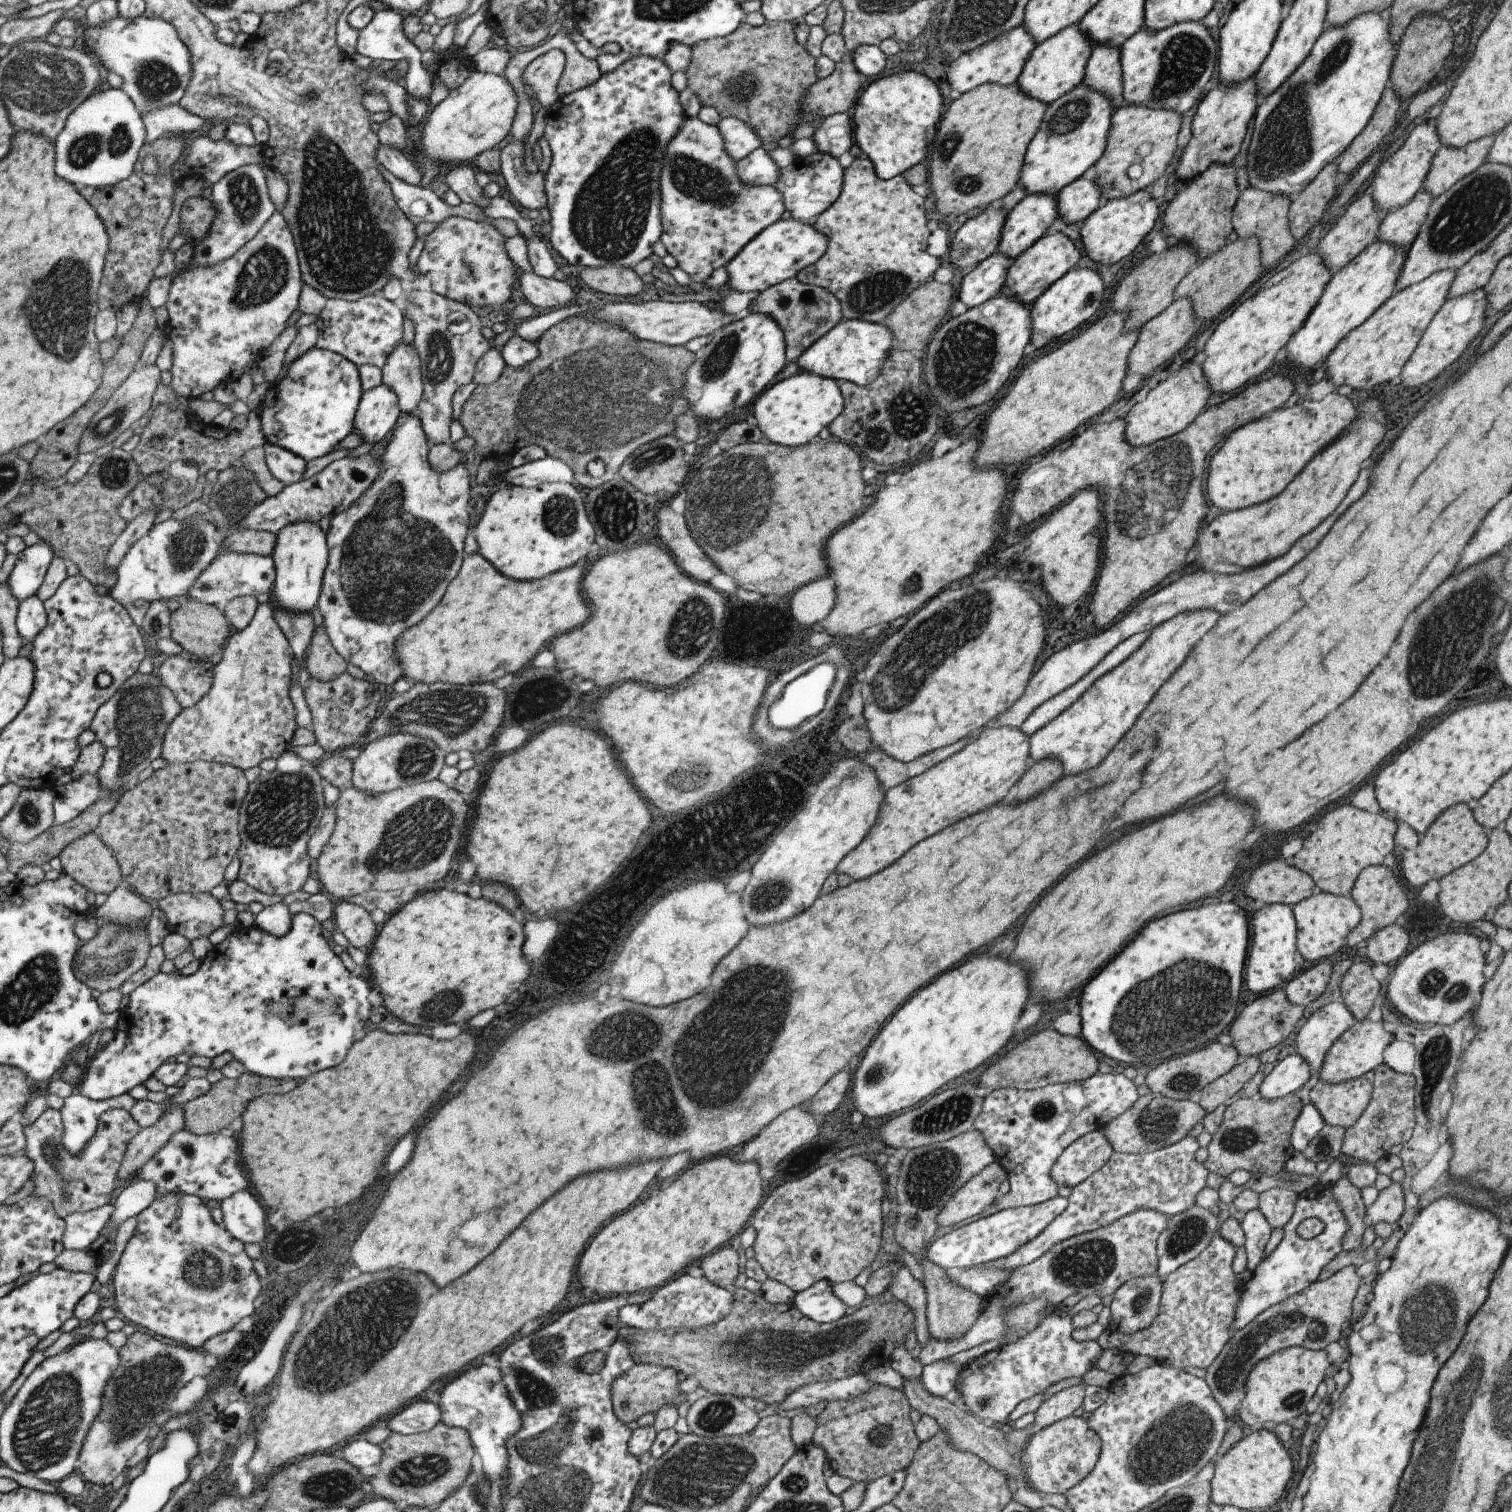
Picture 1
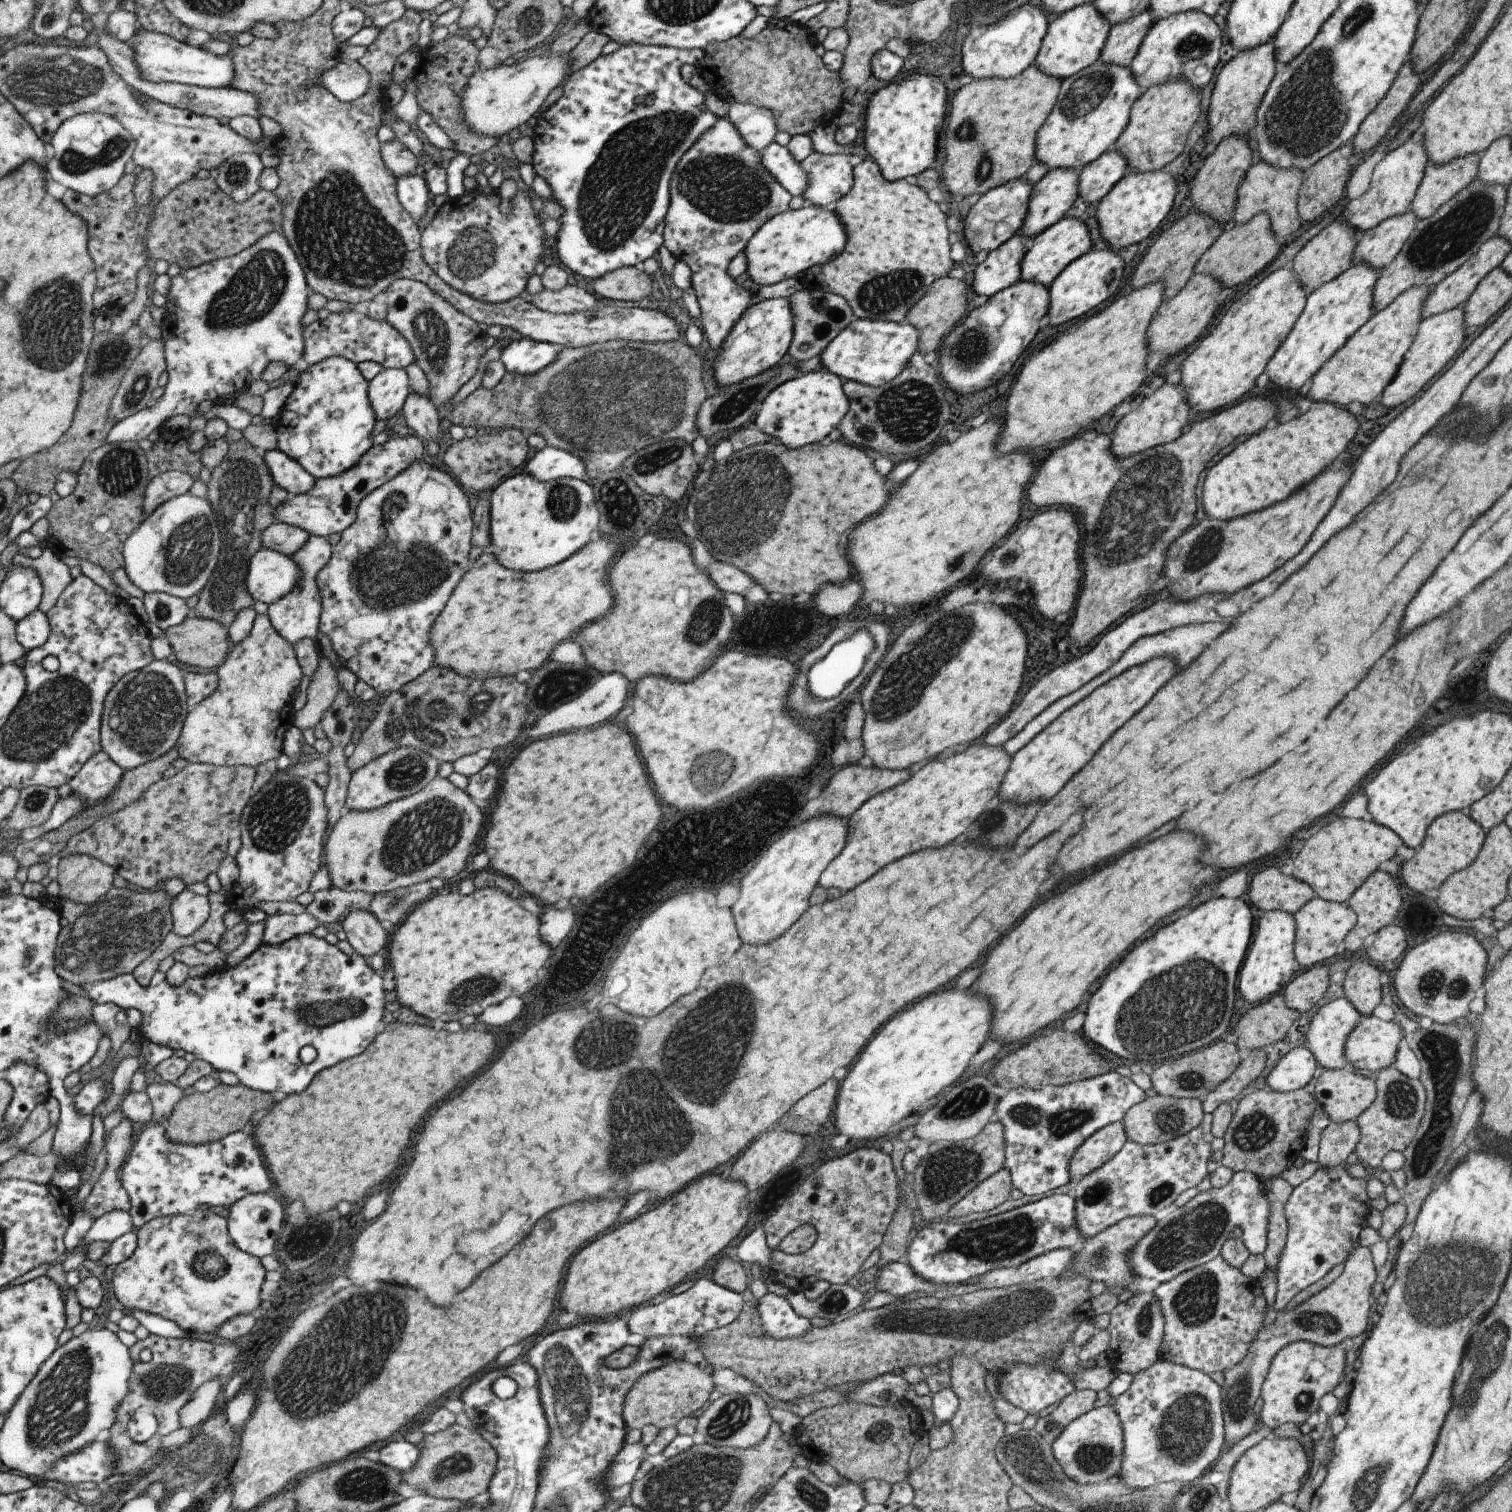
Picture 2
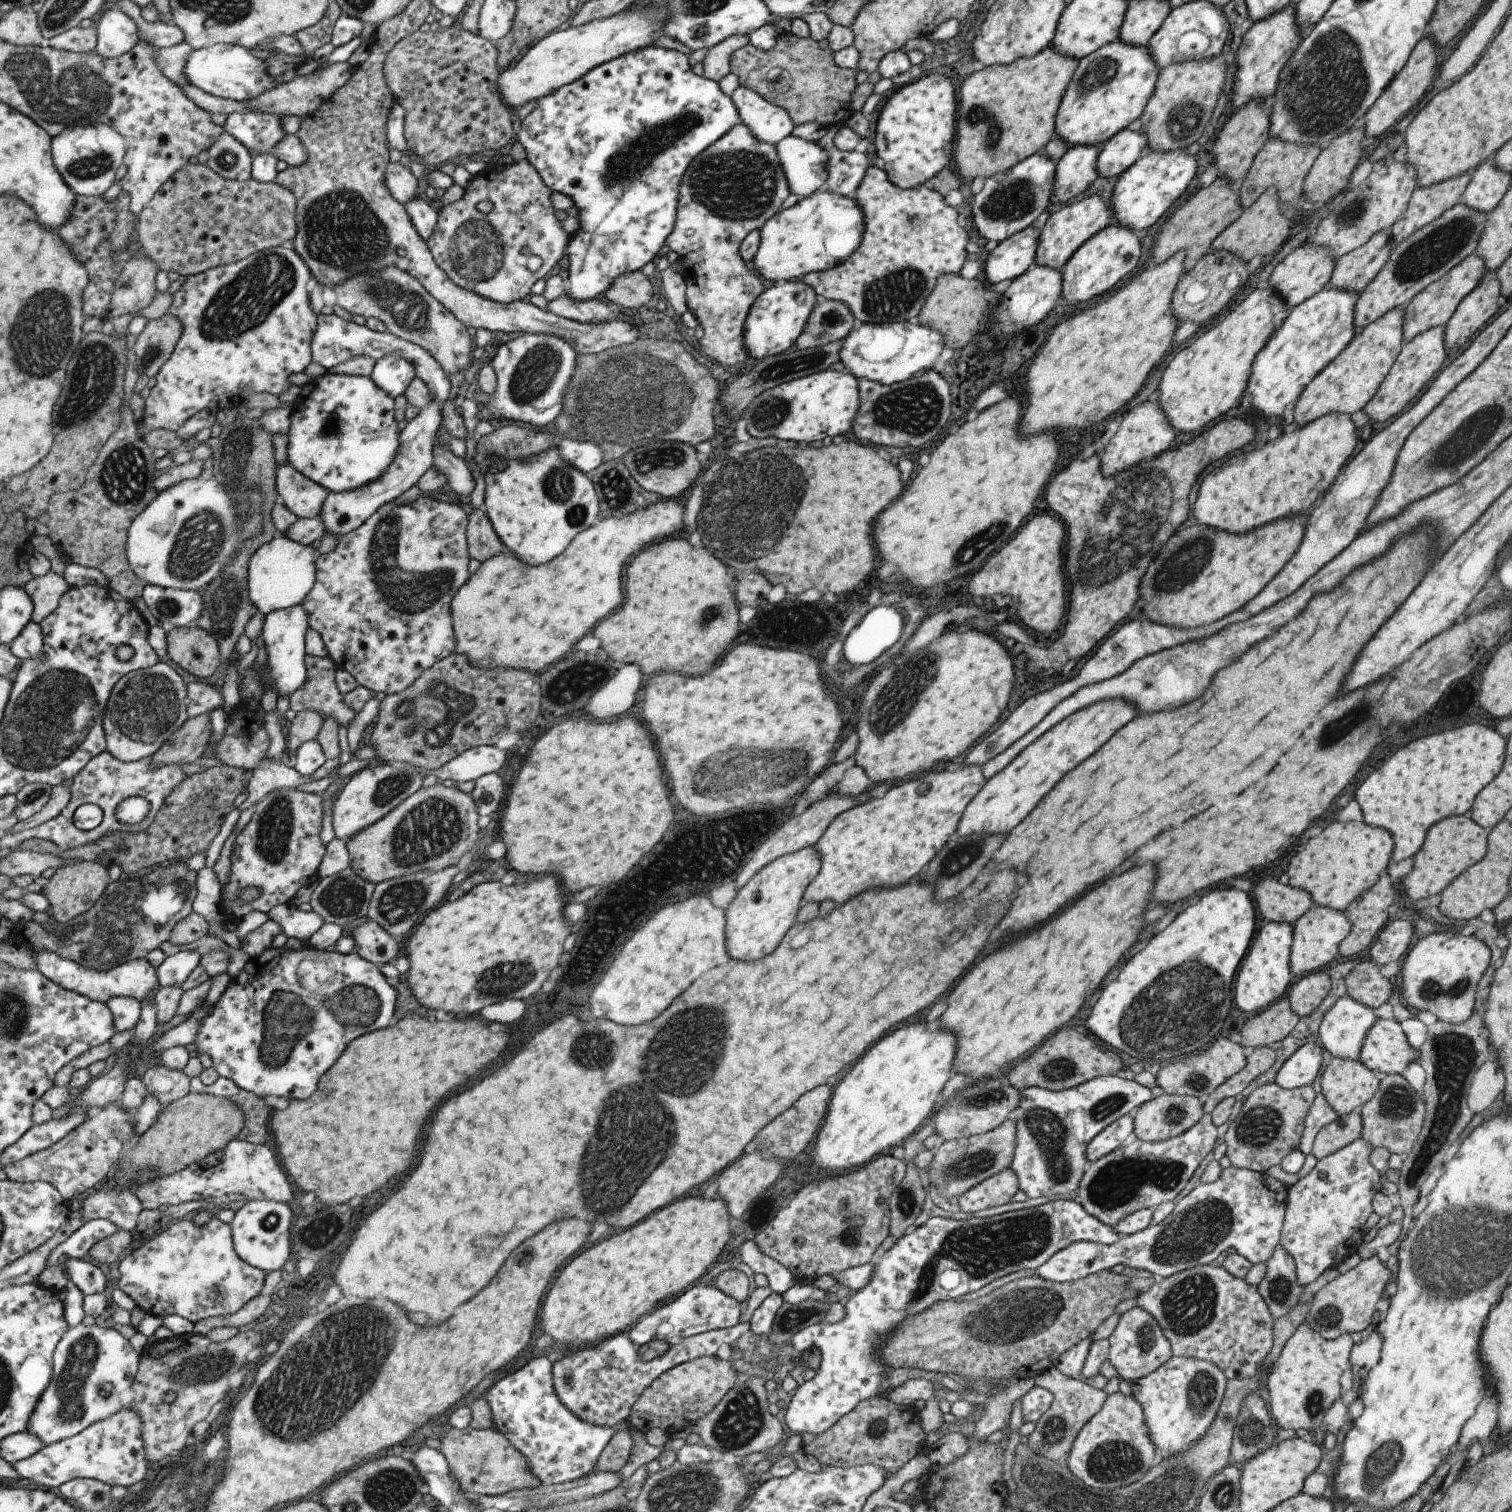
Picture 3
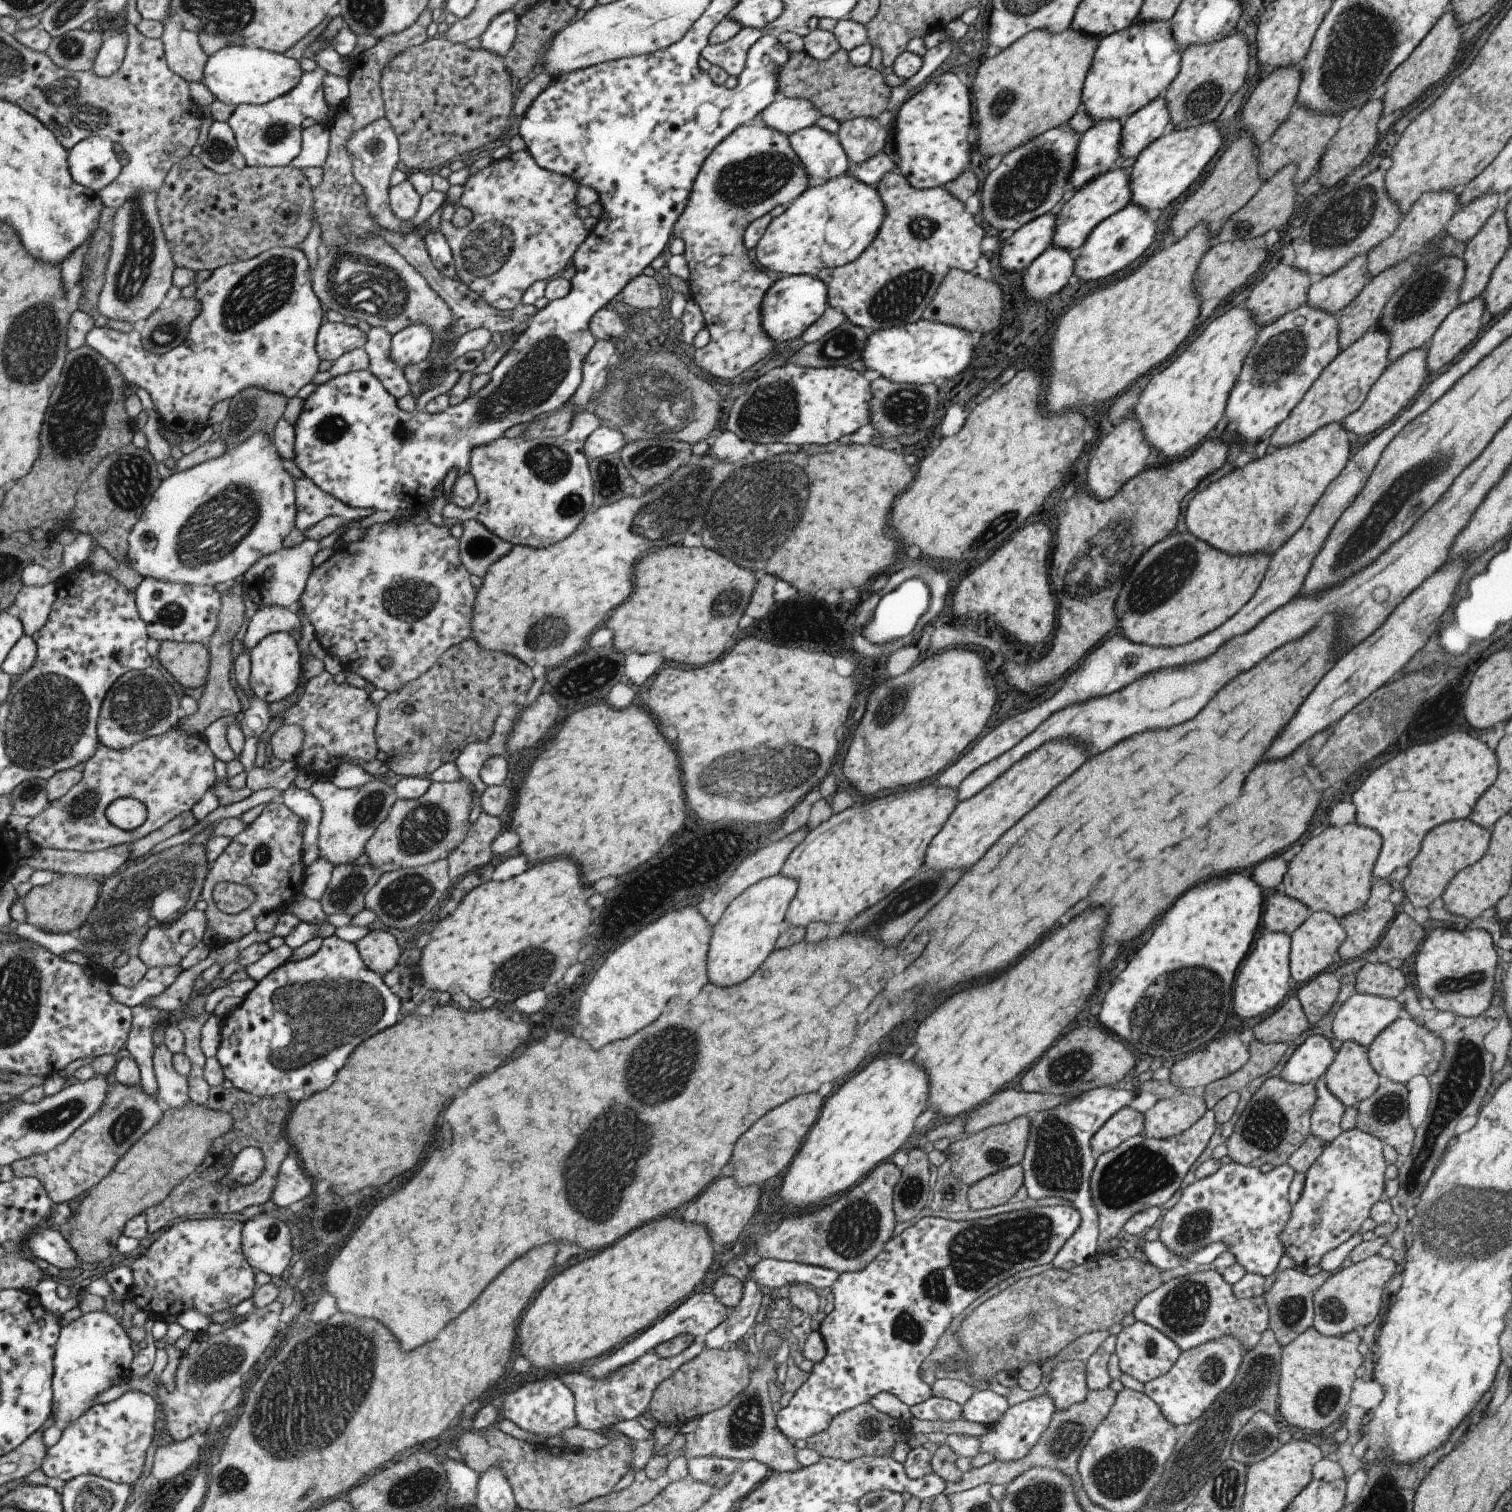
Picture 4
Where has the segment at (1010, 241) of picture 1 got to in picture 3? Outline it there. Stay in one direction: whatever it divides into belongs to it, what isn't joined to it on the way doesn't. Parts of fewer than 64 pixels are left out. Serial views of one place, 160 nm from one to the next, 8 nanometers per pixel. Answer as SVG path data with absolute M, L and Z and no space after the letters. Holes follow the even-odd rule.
M1076 146L1067 149L1054 164L1049 200L1065 204L1085 192L1096 178L1096 158L1099 146Z

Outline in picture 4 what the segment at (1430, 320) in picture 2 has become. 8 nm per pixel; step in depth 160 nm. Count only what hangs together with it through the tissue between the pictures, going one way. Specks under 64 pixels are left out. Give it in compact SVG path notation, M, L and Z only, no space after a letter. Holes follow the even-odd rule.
M1425 344L1419 348L1408 350L1404 355L1398 356L1392 363L1389 363L1368 390L1363 404L1342 420L1343 428L1355 436L1367 436L1367 434L1373 434L1375 430L1383 428L1383 424L1389 424L1397 418L1401 410L1417 394L1425 376L1428 375L1426 369L1427 353L1428 348Z

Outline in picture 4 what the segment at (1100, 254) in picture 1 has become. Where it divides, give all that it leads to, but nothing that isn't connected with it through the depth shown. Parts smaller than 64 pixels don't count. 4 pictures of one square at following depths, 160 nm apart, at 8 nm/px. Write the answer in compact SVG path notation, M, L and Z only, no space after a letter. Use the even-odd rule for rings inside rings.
M1205 123L1186 129L1173 129L1169 134L1150 142L1136 156L1128 174L1129 204L1146 212L1162 210L1181 196L1193 180L1201 174L1203 166L1213 158L1221 144L1220 132L1213 123Z

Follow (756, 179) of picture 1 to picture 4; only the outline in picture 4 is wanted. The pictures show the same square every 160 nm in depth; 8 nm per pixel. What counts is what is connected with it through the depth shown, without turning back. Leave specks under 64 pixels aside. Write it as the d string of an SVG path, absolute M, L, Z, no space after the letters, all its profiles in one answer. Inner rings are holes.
M811 125L791 133L788 141L806 174L808 187L845 174L848 158L836 134Z

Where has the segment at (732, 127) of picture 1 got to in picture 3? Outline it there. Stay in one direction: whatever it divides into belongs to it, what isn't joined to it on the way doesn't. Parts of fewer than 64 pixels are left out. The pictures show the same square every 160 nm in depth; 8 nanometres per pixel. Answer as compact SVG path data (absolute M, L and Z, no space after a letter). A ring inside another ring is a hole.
M739 85L730 99L740 122L762 143L777 144L794 127L781 107L771 104L747 87Z

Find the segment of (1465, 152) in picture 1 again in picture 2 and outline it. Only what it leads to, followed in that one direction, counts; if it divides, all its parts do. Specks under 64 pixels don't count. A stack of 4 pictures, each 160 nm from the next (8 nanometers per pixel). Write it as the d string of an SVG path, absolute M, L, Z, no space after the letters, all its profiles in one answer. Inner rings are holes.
M1469 154L1463 158L1455 158L1443 166L1428 163L1409 208L1417 221L1429 218L1459 190L1471 184L1476 177L1479 160L1480 155Z

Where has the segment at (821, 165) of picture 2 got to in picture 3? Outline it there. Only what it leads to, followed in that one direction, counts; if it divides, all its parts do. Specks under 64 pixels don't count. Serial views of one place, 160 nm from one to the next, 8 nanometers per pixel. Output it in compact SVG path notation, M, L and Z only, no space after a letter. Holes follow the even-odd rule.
M835 146L826 152L824 164L827 178L824 180L824 189L830 193L846 198L853 198L861 177L867 166L872 166L862 149L840 151Z

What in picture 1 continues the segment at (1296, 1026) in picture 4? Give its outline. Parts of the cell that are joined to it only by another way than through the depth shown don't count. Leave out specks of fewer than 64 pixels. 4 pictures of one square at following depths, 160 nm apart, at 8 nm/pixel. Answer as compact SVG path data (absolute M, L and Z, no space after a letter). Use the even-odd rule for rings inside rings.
M1277 988L1261 998L1253 1000L1247 1006L1240 1006L1239 1012L1232 1024L1229 1024L1227 1034L1231 1037L1231 1046L1236 1051L1240 1061L1246 1057L1259 1058L1262 1052L1282 1043L1293 1030L1297 1021L1303 1016L1303 1006L1291 1005L1284 996L1282 988Z

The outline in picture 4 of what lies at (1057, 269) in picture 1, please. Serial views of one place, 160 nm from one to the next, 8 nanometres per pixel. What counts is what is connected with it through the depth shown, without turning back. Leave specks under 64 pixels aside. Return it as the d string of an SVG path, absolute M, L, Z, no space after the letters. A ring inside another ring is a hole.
M1116 169L1095 177L1084 187L1076 190L1054 216L1051 246L1064 251L1071 251L1070 255L1073 257L1074 252L1083 244L1093 228L1104 218L1120 211L1129 204L1129 200L1128 175L1125 174L1124 170Z

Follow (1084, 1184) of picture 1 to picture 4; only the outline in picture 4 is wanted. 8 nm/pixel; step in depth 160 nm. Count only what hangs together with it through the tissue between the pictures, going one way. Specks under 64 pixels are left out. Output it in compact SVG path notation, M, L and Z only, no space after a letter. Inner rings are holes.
M1206 1109L1195 1123L1177 1136L1152 1139L1139 1134L1095 1158L1089 1192L1097 1213L1096 1253L1108 1246L1108 1240L1116 1236L1130 1216L1146 1208L1161 1206L1181 1186L1183 1176L1215 1132L1215 1123L1212 1109Z

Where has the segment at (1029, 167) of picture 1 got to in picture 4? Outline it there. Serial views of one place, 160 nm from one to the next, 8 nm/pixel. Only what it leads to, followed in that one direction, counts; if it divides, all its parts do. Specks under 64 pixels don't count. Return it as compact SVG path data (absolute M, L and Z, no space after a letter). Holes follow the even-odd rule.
M1168 21L1133 22L1127 28L1099 39L1081 87L1079 111L1085 112L1093 123L1114 120L1123 125L1129 115L1162 96L1178 71L1181 52L1168 24Z

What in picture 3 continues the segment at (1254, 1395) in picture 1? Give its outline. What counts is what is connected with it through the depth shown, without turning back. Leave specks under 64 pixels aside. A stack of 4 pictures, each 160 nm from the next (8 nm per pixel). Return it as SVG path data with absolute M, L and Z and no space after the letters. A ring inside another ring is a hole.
M1305 1322L1294 1330L1272 1362L1267 1376L1267 1408L1277 1428L1305 1428L1307 1431L1320 1429L1323 1412L1340 1396L1341 1374L1347 1368L1354 1369L1348 1357L1352 1345L1349 1335L1324 1339Z

